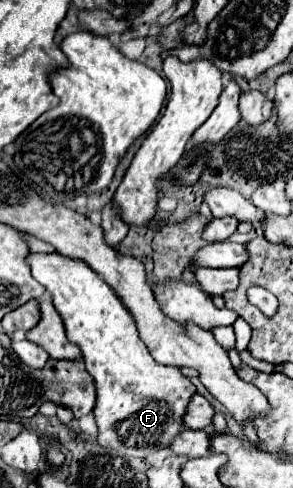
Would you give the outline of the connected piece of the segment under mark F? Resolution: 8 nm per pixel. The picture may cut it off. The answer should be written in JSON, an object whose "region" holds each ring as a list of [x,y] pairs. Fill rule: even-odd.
{"region":[[[31,253],[27,259],[31,275],[51,293],[69,341],[81,347],[87,361],[85,367],[95,379],[97,405],[93,415],[99,429],[99,445],[131,457],[147,457],[155,447],[165,449],[185,429],[181,417],[195,395],[195,385],[181,375],[179,367],[159,365],[151,357],[139,339],[131,313],[91,267],[59,253]]]}

